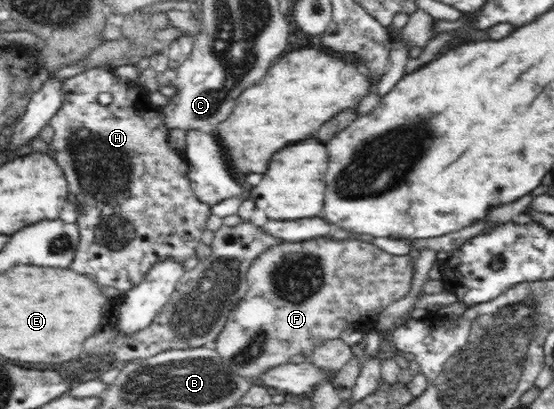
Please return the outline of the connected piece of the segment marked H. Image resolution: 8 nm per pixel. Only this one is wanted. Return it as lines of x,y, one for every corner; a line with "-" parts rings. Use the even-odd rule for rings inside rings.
92,67
86,69
74,77
64,80
62,84
64,89
64,102
58,108
58,112
52,116
49,125
54,129
54,136
49,147
54,150
54,160
64,168
64,174
68,176
68,184
70,184
70,192
76,196
78,204
80,204
80,212
77,219
77,227
79,228
79,242
76,248
75,259
71,262
71,269
83,273
84,276
91,277
92,280
97,281
99,285
113,286
123,292
132,290
158,263
162,263
162,258
170,258
170,252
162,252
162,250
176,250
176,263
188,260
190,256
196,254
196,250
190,250
190,246
194,242
198,242
201,238
194,238
194,236
202,237
202,232
206,230
206,220
209,219
212,210
210,205
198,200
196,194
191,188
191,181
188,177
189,164
178,156
170,146
168,146
168,127
164,124
162,117
162,109
157,106
152,106
150,102
150,91
144,88
144,85
134,83
128,87
126,83
122,83
122,79
112,75
107,68
-
108,92
112,95
112,102
108,105
102,105
98,102
98,94
-
158,236
192,236
192,238
158,238

